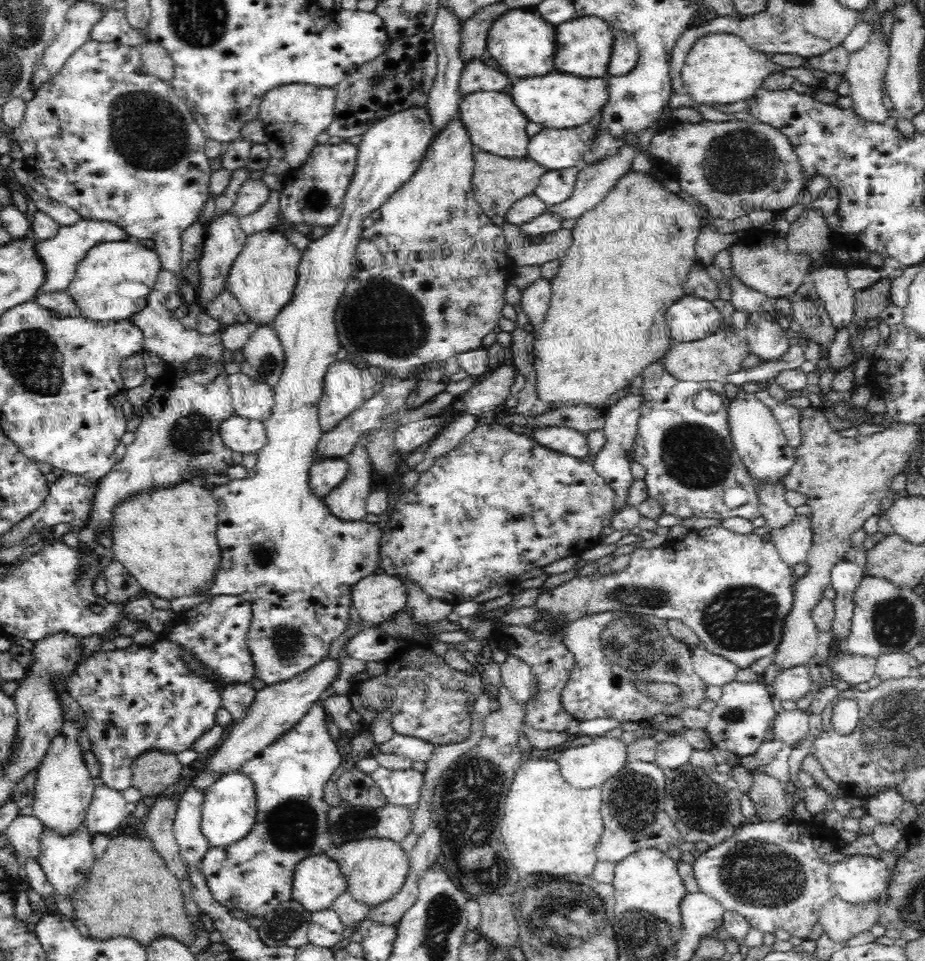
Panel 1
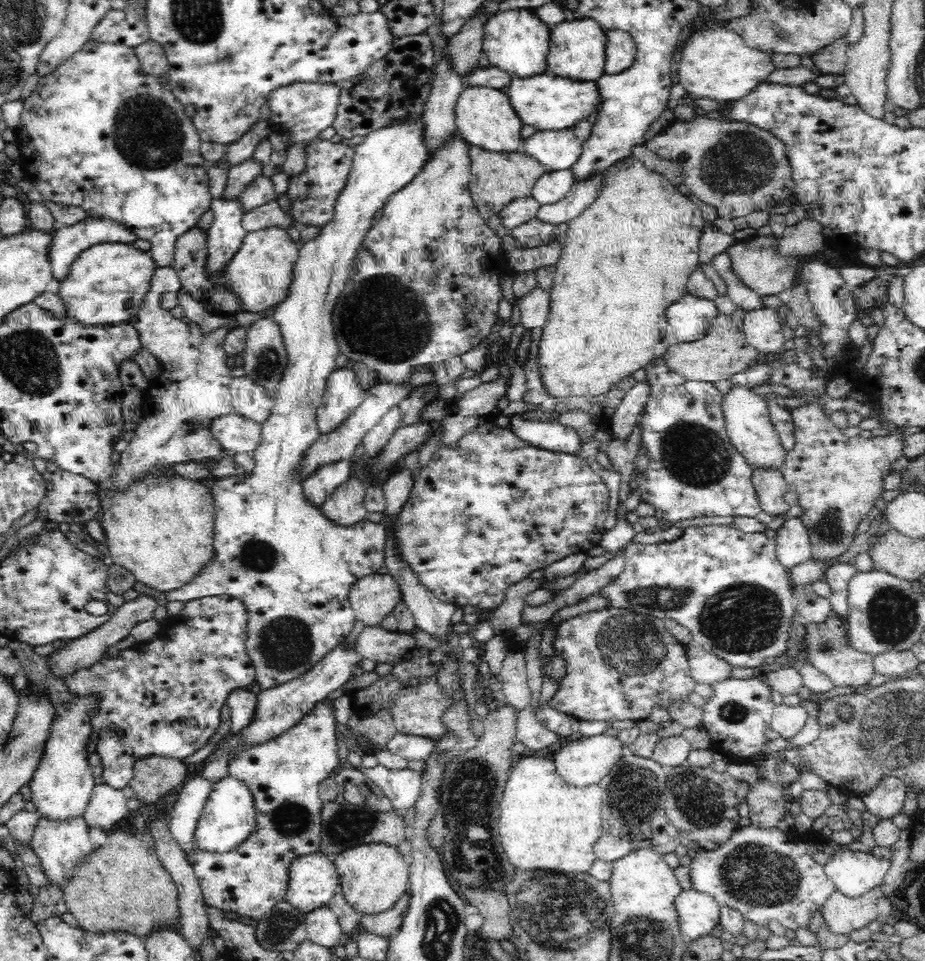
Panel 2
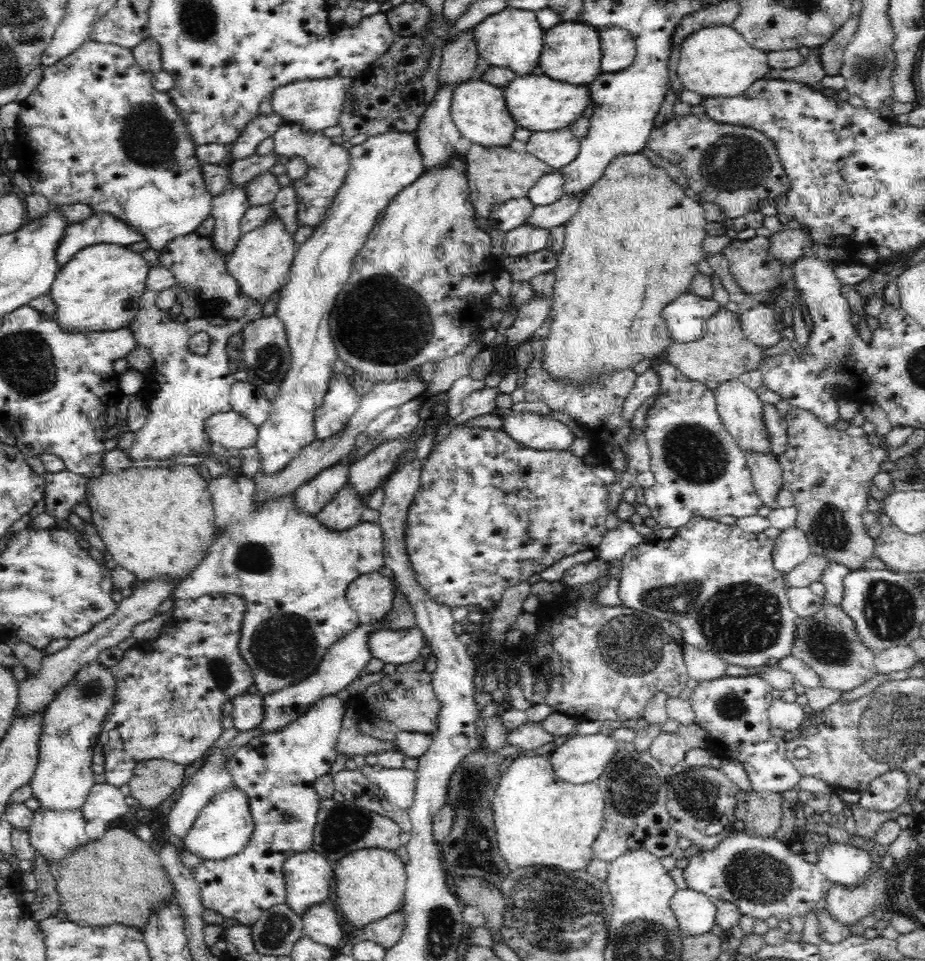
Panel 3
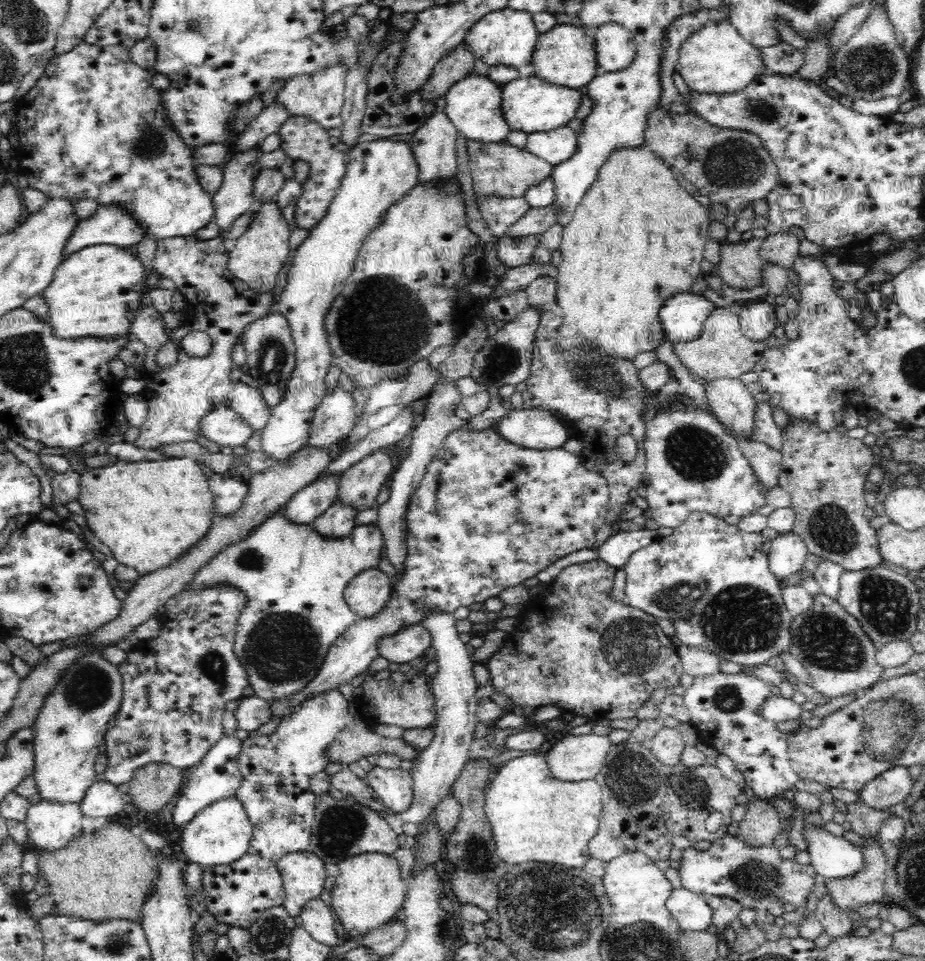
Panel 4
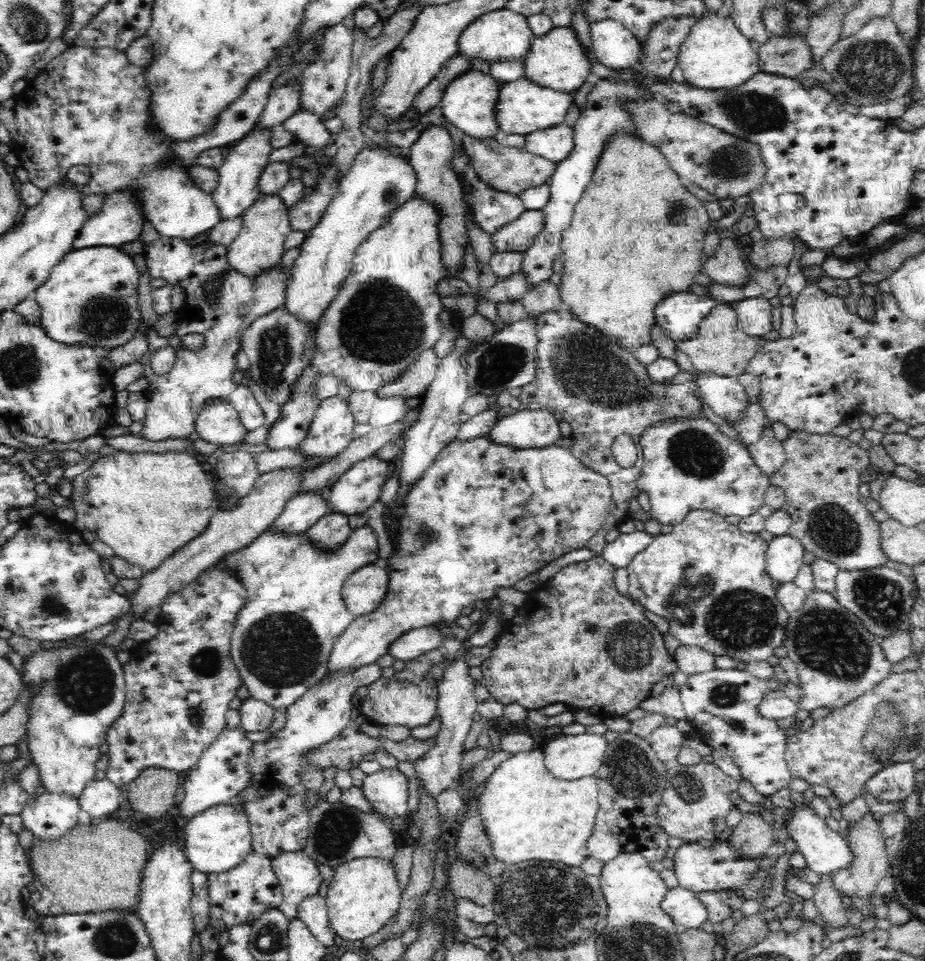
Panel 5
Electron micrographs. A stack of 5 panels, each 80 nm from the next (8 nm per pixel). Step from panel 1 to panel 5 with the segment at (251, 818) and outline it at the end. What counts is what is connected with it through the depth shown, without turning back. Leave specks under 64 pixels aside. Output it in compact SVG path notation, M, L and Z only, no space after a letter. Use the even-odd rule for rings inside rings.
M220 803L195 814L184 828L183 851L198 872L220 874L234 870L252 850L252 833L247 814L232 803Z

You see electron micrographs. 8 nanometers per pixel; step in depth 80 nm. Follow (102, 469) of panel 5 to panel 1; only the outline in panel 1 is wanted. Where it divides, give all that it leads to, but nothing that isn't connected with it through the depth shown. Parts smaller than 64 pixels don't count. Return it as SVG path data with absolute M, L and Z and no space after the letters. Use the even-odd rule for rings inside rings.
M194 480L178 482L176 484L170 484L168 487L158 488L158 490L144 490L140 494L134 494L130 498L126 498L124 502L120 502L114 510L114 525L111 527L111 538L113 545L111 550L113 552L114 561L120 562L123 564L128 572L138 580L141 588L144 592L152 592L159 597L162 597L166 600L174 600L174 598L182 598L182 596L192 596L196 594L198 590L206 590L210 584L212 584L212 578L220 566L220 547L217 542L217 518L218 518L218 503L216 498L214 498L211 488L207 485L204 485L202 482L196 482Z

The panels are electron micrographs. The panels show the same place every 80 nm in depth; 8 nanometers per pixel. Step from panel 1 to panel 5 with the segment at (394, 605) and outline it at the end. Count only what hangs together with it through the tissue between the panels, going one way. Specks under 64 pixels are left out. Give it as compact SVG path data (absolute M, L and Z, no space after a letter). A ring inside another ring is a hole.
M366 564L354 570L342 586L346 608L355 616L370 614L380 606L388 594L388 569L376 564Z

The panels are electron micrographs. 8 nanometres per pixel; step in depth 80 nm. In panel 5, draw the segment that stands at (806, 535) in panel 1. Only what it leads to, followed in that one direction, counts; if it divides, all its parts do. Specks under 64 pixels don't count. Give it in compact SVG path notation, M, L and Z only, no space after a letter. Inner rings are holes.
M789 534L774 537L768 542L766 552L766 571L776 584L792 582L804 565L805 548L798 538Z

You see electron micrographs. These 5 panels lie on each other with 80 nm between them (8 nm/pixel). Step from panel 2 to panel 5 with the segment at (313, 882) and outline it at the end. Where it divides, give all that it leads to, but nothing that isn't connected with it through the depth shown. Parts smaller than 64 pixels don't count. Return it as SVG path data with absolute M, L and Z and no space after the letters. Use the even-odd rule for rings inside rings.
M304 851L285 852L271 860L271 869L284 896L278 908L288 919L296 919L300 902L319 894L323 880L318 861Z

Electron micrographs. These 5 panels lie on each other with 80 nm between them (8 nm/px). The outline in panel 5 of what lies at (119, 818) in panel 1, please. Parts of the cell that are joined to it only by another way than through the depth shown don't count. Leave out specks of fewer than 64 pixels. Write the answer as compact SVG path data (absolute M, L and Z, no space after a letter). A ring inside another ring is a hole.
M94 779L80 794L79 806L88 812L89 816L96 819L108 819L120 808L121 790L113 782L106 779Z

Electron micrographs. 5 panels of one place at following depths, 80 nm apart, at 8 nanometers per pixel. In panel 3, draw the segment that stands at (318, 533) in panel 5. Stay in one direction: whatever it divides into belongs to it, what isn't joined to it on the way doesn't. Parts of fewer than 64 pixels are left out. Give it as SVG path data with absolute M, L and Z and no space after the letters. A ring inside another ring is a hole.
M350 483L316 515L318 521L329 530L348 531L354 529L362 521L365 506Z

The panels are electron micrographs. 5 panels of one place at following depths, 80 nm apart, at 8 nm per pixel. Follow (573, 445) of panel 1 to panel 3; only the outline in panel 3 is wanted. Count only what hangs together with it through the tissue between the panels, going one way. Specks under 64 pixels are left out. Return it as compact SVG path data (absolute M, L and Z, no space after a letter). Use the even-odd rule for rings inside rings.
M509 410L502 414L502 419L504 424L501 430L515 442L531 449L570 451L576 439L574 432L566 424L549 415L539 416L535 413Z

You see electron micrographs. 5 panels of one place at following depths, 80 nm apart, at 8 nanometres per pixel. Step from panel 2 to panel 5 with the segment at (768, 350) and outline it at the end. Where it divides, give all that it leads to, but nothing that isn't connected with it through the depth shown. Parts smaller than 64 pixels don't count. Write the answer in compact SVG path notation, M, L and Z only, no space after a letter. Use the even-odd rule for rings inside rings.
M757 296L745 298L731 304L737 312L740 328L752 337L762 337L772 330L772 304Z

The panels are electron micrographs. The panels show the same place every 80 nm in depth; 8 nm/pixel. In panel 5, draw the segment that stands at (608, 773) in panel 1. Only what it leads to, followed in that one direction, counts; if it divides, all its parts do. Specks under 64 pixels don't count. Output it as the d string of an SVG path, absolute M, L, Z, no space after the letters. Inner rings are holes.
M591 733L564 735L539 747L544 753L548 772L560 780L594 777L604 762L609 742L604 735Z

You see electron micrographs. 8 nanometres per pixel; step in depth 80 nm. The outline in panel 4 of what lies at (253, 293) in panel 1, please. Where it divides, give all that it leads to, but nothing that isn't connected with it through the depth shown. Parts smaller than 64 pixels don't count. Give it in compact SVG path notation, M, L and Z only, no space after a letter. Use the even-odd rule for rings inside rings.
M274 200L262 202L247 230L237 238L234 250L228 252L227 269L252 292L268 292L274 288L278 272L284 268L291 248L288 238L292 229L284 220Z

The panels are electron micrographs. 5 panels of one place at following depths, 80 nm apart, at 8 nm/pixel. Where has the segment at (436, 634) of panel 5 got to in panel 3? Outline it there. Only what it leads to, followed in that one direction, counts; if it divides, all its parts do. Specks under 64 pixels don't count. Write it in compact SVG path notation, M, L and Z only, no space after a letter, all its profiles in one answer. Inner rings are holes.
M417 627L372 631L367 640L370 654L386 664L406 664L416 660L424 647L425 634Z

